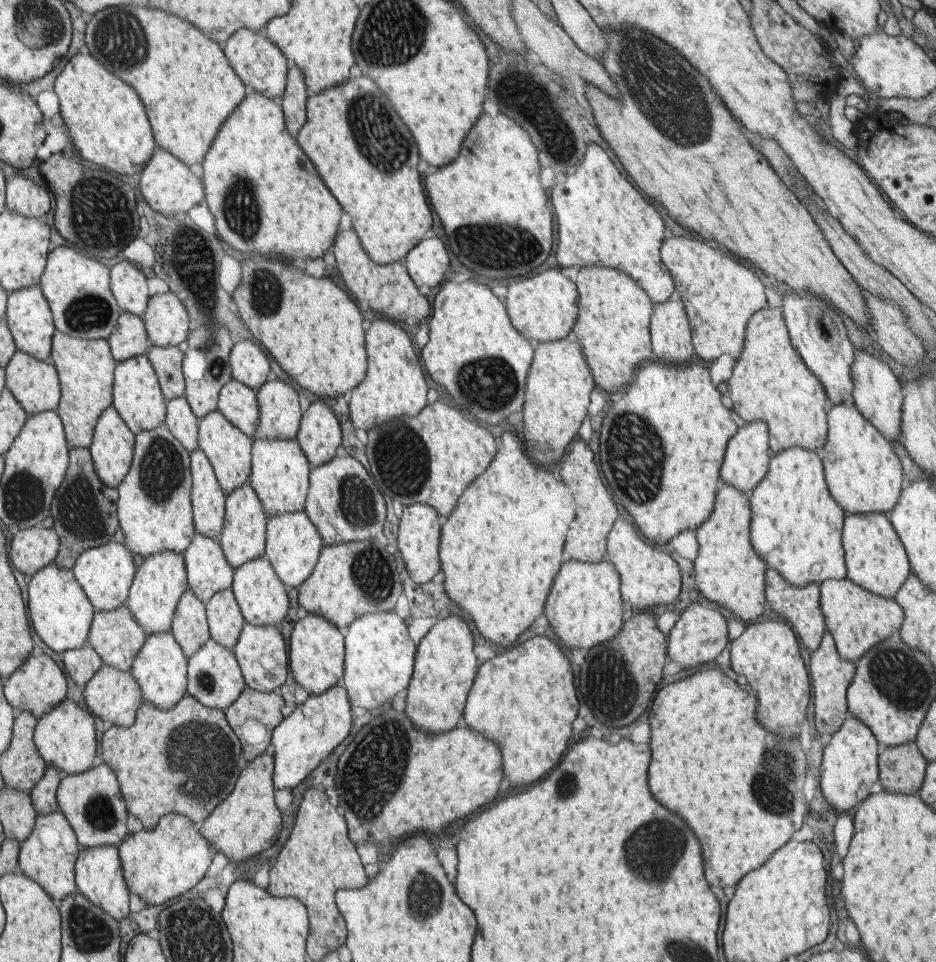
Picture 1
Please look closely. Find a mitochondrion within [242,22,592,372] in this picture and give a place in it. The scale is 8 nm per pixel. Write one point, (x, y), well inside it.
(383, 145)

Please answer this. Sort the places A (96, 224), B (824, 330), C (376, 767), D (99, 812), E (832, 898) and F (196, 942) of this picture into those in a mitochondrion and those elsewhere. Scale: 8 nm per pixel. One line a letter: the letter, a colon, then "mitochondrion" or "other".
A: mitochondrion
B: other
C: mitochondrion
D: mitochondrion
E: other
F: mitochondrion

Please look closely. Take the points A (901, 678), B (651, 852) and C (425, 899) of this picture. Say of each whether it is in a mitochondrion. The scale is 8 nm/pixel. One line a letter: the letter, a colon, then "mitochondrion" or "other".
A: mitochondrion
B: mitochondrion
C: mitochondrion

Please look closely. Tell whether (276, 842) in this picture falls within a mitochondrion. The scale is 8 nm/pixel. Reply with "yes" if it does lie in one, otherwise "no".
no

